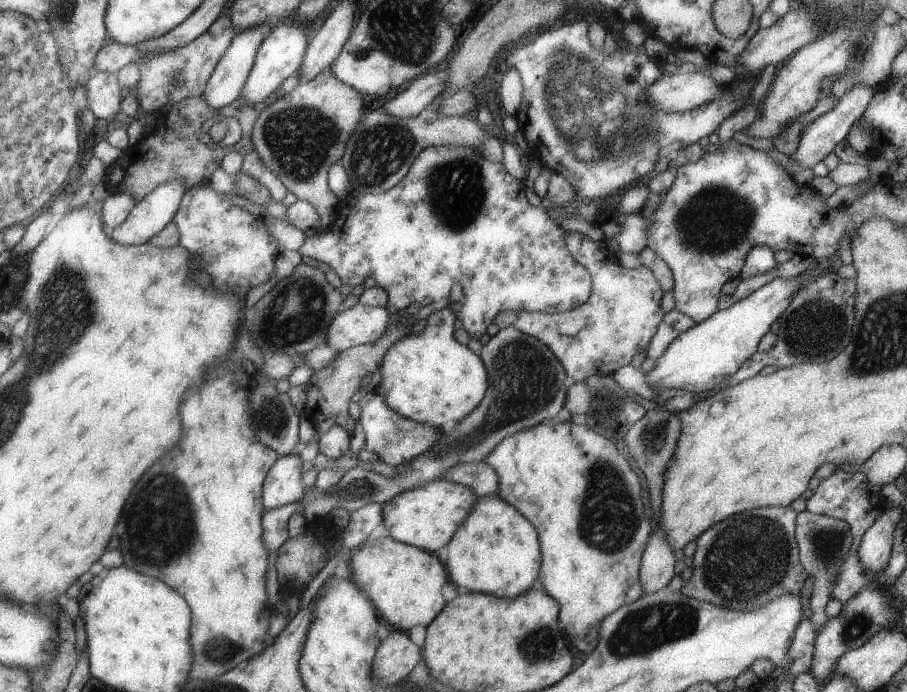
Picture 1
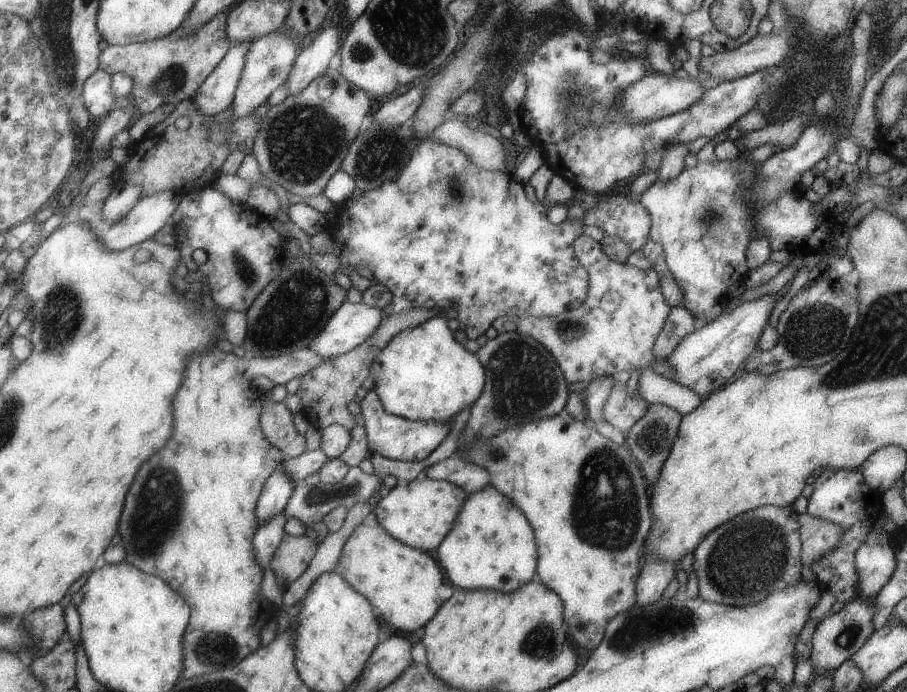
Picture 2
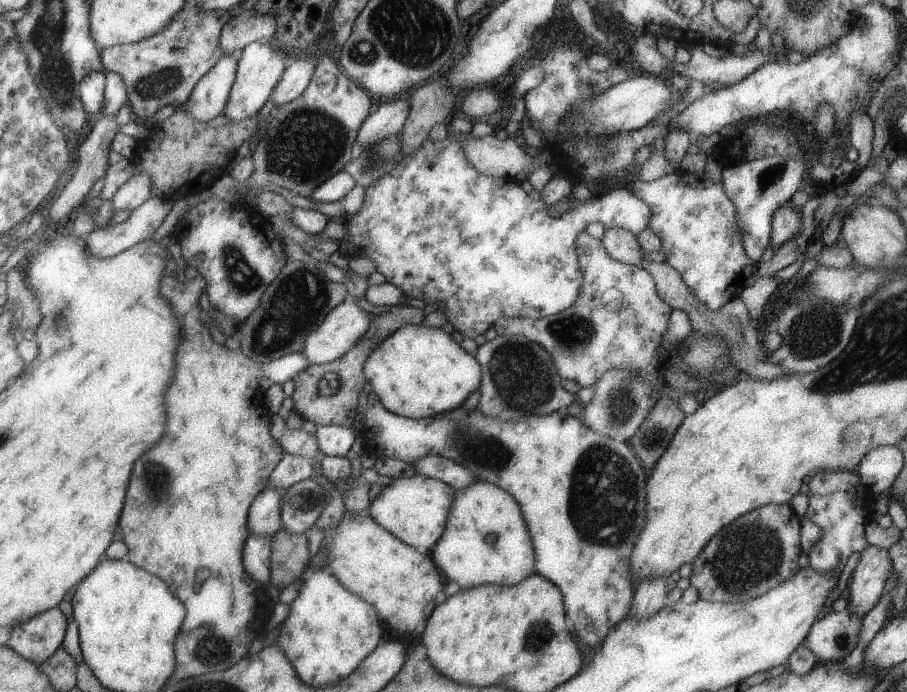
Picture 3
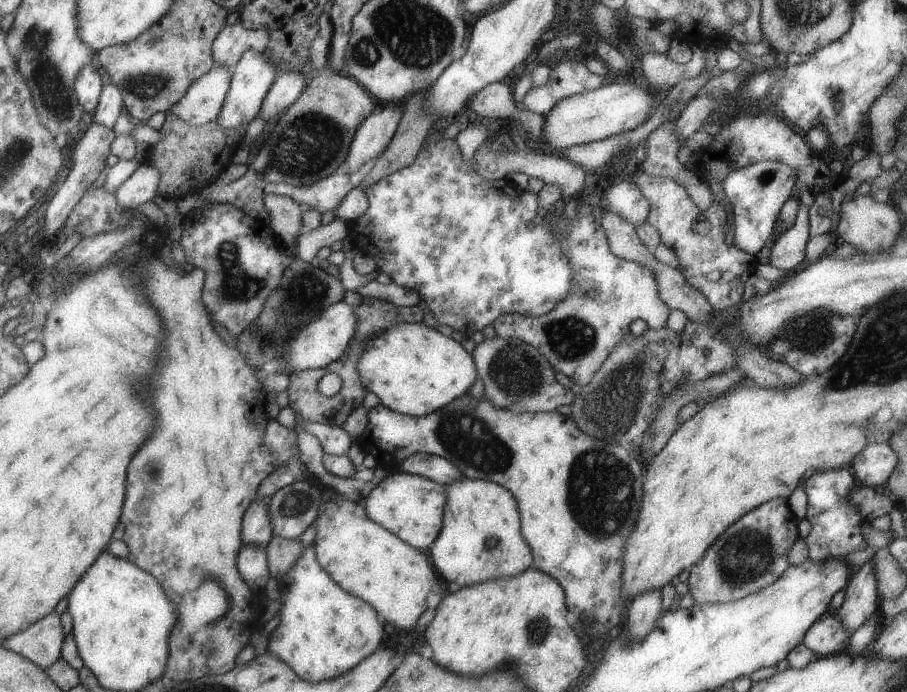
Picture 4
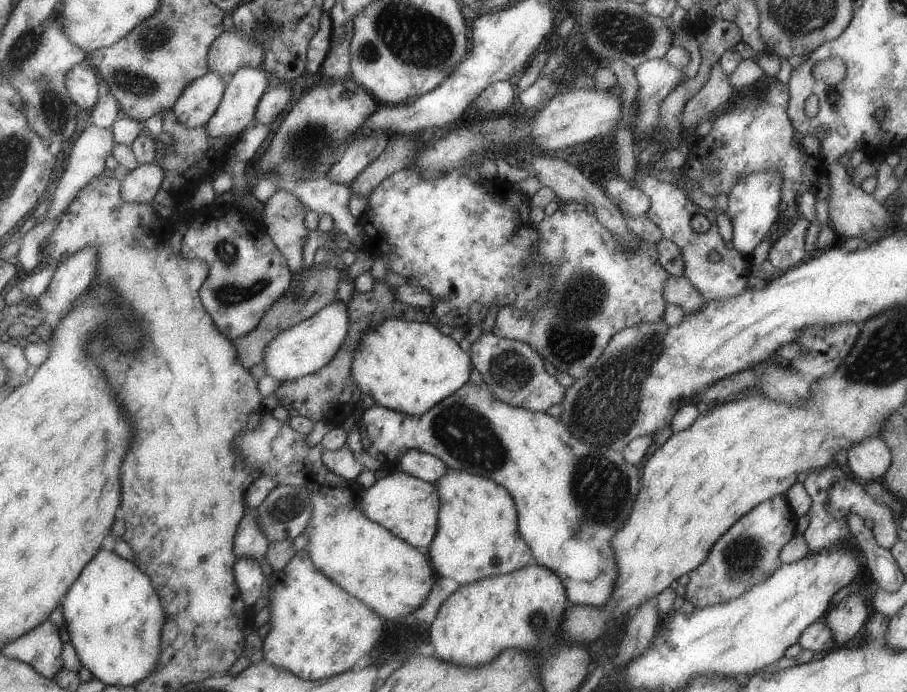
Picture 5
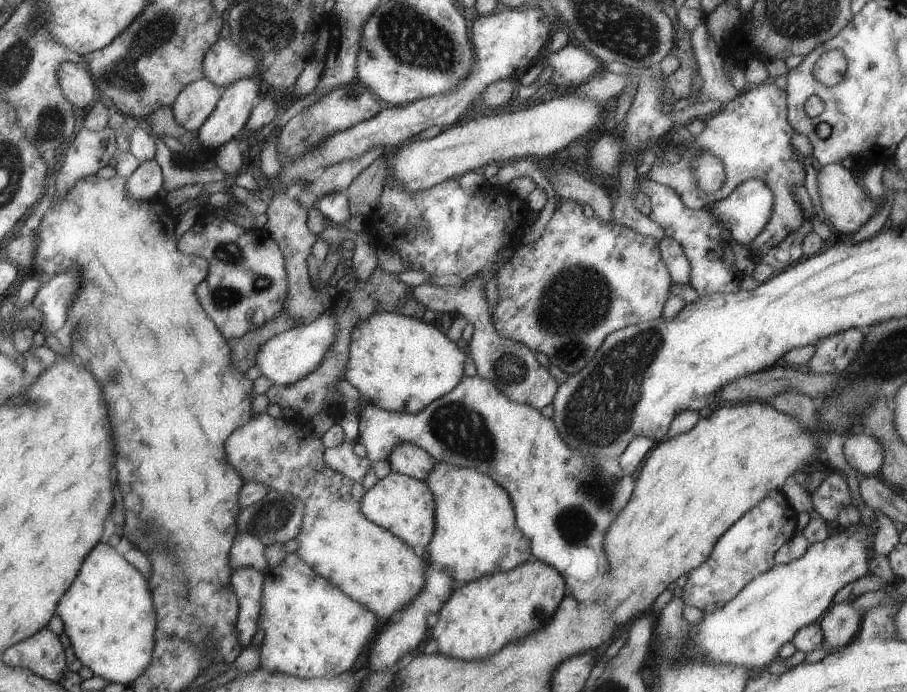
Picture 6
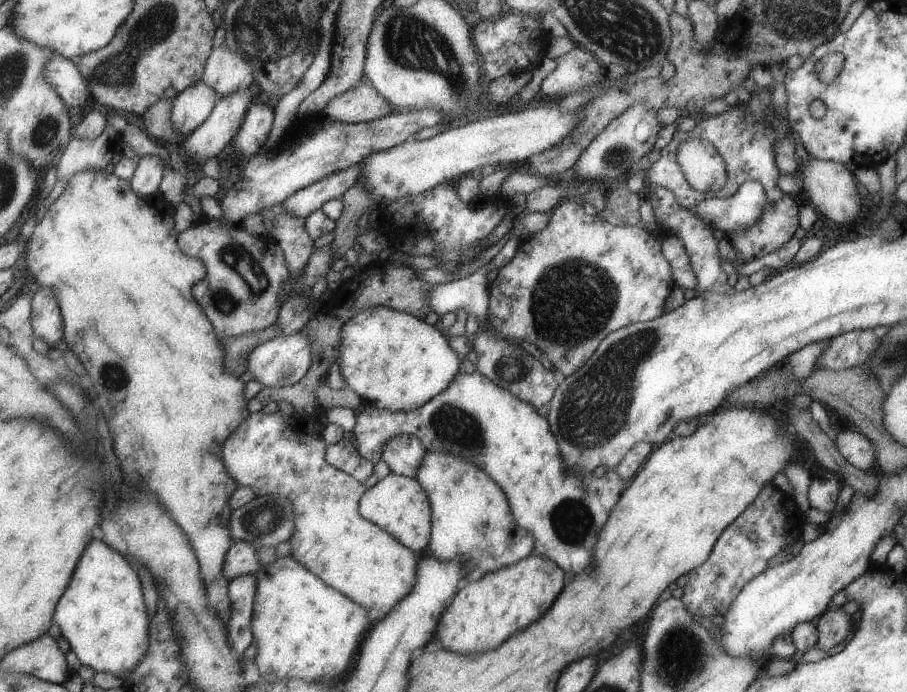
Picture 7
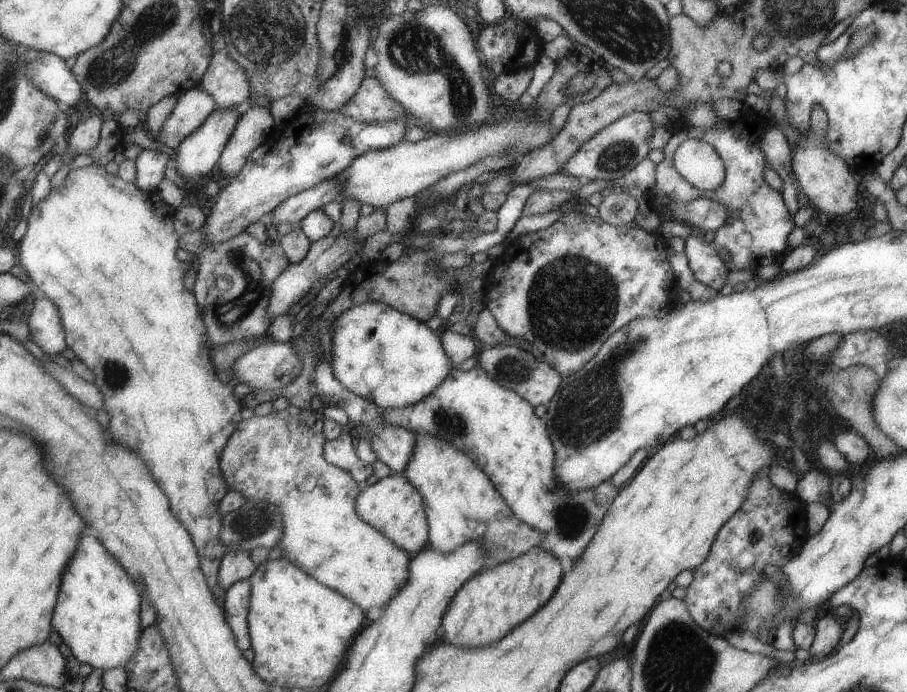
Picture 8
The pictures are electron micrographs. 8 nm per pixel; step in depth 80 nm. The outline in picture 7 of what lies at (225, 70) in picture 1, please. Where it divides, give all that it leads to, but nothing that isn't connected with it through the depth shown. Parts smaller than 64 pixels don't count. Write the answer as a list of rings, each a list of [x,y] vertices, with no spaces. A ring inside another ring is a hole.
[[[202,81],[181,90],[171,102],[173,130],[181,136],[191,134],[207,119],[219,98]]]

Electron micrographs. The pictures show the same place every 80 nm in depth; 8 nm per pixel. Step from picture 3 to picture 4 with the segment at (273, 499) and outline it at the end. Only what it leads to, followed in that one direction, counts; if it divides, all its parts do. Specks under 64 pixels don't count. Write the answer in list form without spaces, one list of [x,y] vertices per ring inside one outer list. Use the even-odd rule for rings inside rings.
[[[269,498],[253,499],[242,516],[240,539],[243,545],[264,549],[271,540],[271,525],[267,516]]]

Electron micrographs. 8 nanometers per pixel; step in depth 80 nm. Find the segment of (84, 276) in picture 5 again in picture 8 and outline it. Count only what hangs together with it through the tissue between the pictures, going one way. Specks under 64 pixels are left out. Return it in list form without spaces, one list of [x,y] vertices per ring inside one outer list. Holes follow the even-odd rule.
[[[38,297],[34,300],[34,305],[25,322],[32,341],[43,353],[58,355],[67,350],[59,311],[47,297]]]

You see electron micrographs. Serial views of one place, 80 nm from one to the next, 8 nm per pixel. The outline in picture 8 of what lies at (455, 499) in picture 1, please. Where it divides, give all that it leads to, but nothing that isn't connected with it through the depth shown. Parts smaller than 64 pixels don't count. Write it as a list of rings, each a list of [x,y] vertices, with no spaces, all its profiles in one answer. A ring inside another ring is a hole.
[[[392,473],[377,479],[374,484],[362,486],[356,496],[356,515],[401,550],[412,556],[425,548],[428,542],[428,524],[421,495],[401,474]]]

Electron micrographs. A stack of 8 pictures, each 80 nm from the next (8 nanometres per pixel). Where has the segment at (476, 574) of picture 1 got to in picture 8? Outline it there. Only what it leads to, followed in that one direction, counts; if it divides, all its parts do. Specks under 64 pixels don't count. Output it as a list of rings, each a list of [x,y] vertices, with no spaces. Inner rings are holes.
[[[427,433],[413,434],[414,451],[401,475],[411,483],[423,499],[428,524],[428,542],[433,549],[440,553],[448,553],[464,545],[465,542],[479,541],[480,545],[483,545],[487,562],[494,565],[539,548],[543,535],[538,530],[523,524],[512,513],[503,497],[491,484],[488,476],[471,460],[471,457],[442,438],[432,437]]]

